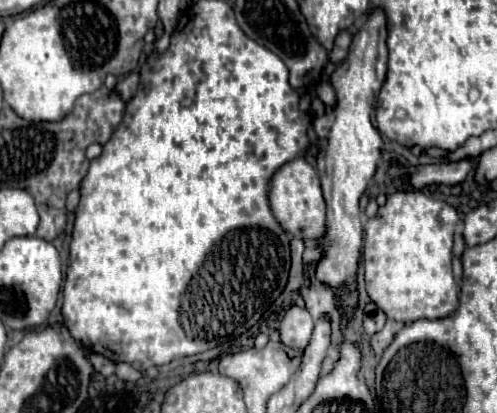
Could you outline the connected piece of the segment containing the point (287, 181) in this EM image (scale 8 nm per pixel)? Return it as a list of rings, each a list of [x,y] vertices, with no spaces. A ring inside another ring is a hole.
[[[297,156],[295,160],[289,160],[275,172],[275,176],[271,176],[269,204],[273,216],[287,234],[311,240],[319,240],[325,234],[325,200],[321,194],[319,174],[305,158]]]

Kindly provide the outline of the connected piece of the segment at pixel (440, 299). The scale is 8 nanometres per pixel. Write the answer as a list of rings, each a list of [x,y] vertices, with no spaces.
[[[419,190],[395,192],[387,198],[387,204],[379,208],[375,218],[365,222],[365,286],[373,304],[377,304],[387,318],[397,322],[415,322],[419,318],[437,320],[445,318],[459,306],[459,288],[451,272],[451,248],[453,232],[459,216],[457,210],[443,200],[433,200]]]

